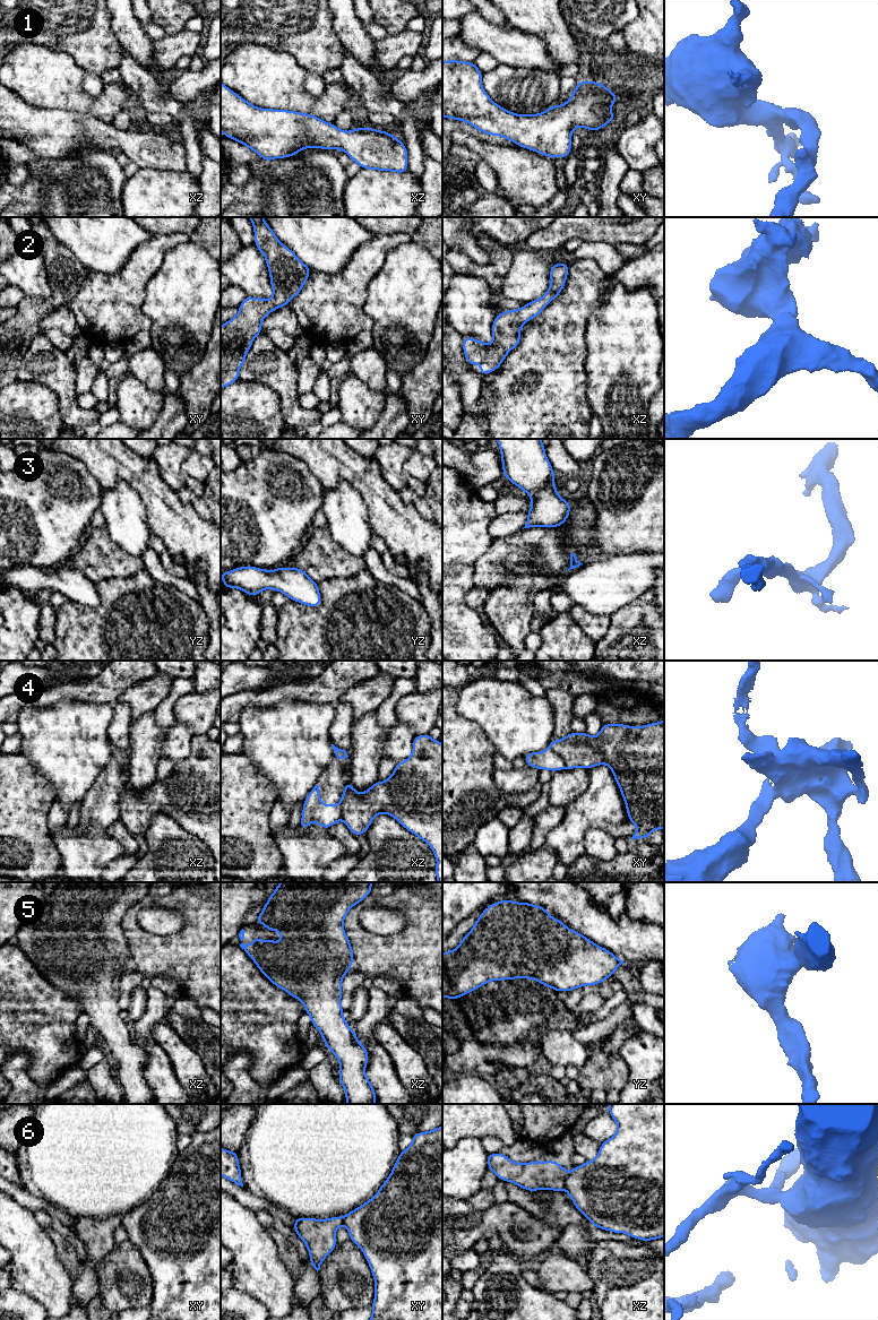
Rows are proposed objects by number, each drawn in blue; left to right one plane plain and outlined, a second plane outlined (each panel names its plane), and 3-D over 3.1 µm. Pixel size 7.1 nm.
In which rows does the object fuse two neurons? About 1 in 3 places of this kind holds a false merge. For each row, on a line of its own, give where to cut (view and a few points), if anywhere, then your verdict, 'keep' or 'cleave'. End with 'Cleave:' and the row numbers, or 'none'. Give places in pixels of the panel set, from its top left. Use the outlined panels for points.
1: no cut | keep
2: no cut | keep
3: no cut | keep
4: xy (549, 747), (560, 757), (565, 767) | cleave
5: no cut | keep
6: xz (568, 1174), (562, 1187) | cleave
Cleave: 4, 6

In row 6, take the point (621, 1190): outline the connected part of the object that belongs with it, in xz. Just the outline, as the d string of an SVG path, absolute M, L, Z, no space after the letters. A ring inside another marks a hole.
M664 1104L609 1105L608 1113L618 1125L616 1134L601 1144L593 1161L573 1168L563 1188L592 1226L642 1241L664 1237Z

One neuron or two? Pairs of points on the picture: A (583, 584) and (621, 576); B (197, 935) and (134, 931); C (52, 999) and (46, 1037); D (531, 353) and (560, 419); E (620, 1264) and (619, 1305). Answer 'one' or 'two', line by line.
A: one
B: one
C: one
D: one
E: one

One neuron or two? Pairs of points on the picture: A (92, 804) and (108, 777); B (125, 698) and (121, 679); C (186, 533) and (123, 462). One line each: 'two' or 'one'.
A: one
B: two
C: one

